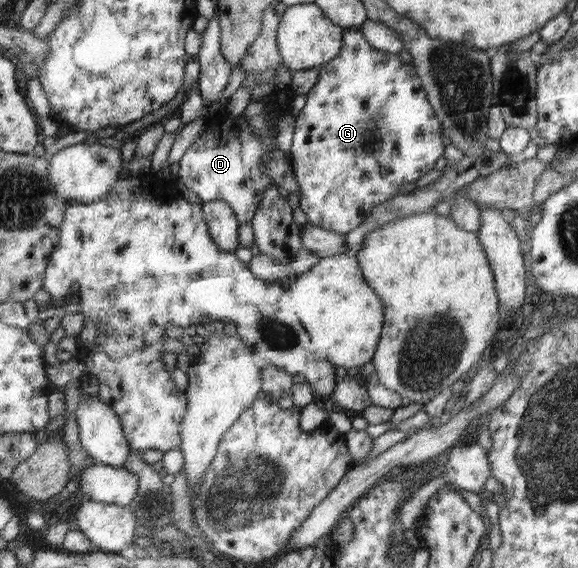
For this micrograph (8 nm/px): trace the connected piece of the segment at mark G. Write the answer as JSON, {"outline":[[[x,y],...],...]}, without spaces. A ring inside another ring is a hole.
{"outline":[[[358,29],[344,30],[342,39],[344,39],[344,43],[341,47],[341,53],[330,62],[324,63],[324,65],[317,68],[318,82],[313,89],[306,93],[306,104],[295,116],[293,142],[287,153],[290,157],[294,179],[296,179],[301,192],[299,197],[300,208],[308,217],[308,223],[325,228],[327,231],[347,235],[350,231],[356,230],[361,226],[366,217],[382,202],[396,197],[400,193],[399,189],[403,183],[416,182],[420,175],[428,173],[434,167],[434,163],[444,155],[444,139],[442,139],[442,123],[436,119],[437,115],[434,115],[429,98],[422,87],[421,77],[417,73],[417,68],[411,63],[407,64],[399,55],[375,48]]]}

